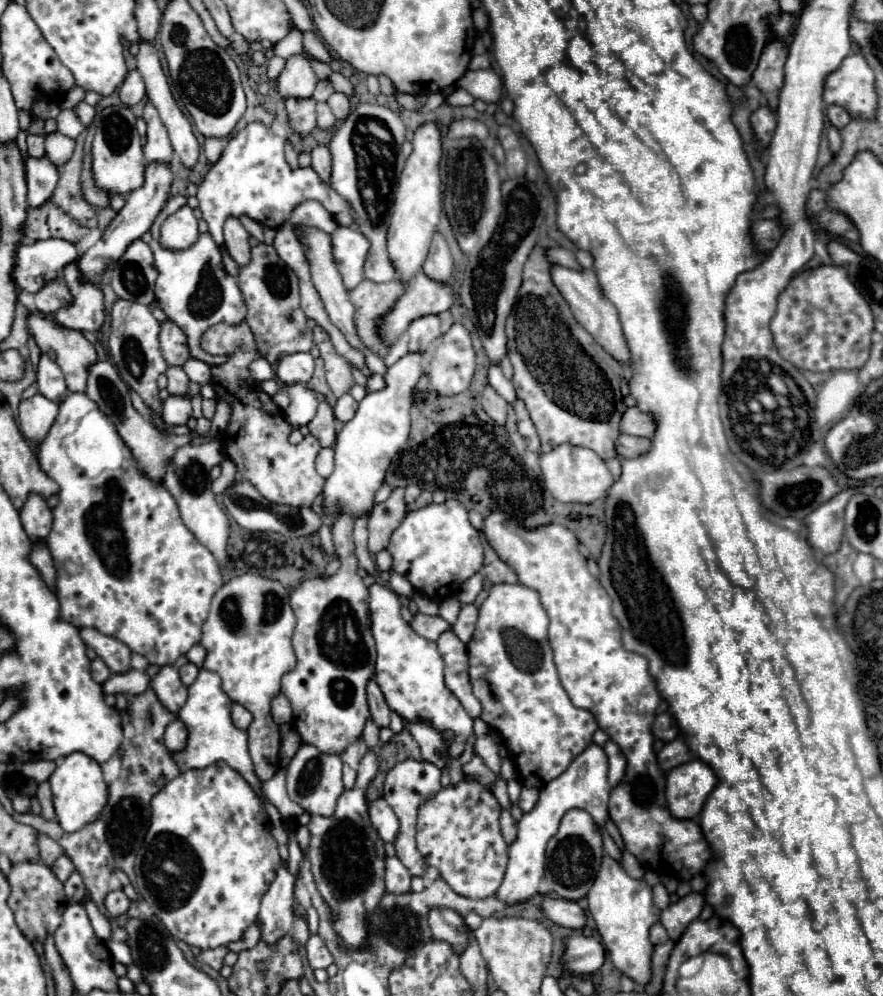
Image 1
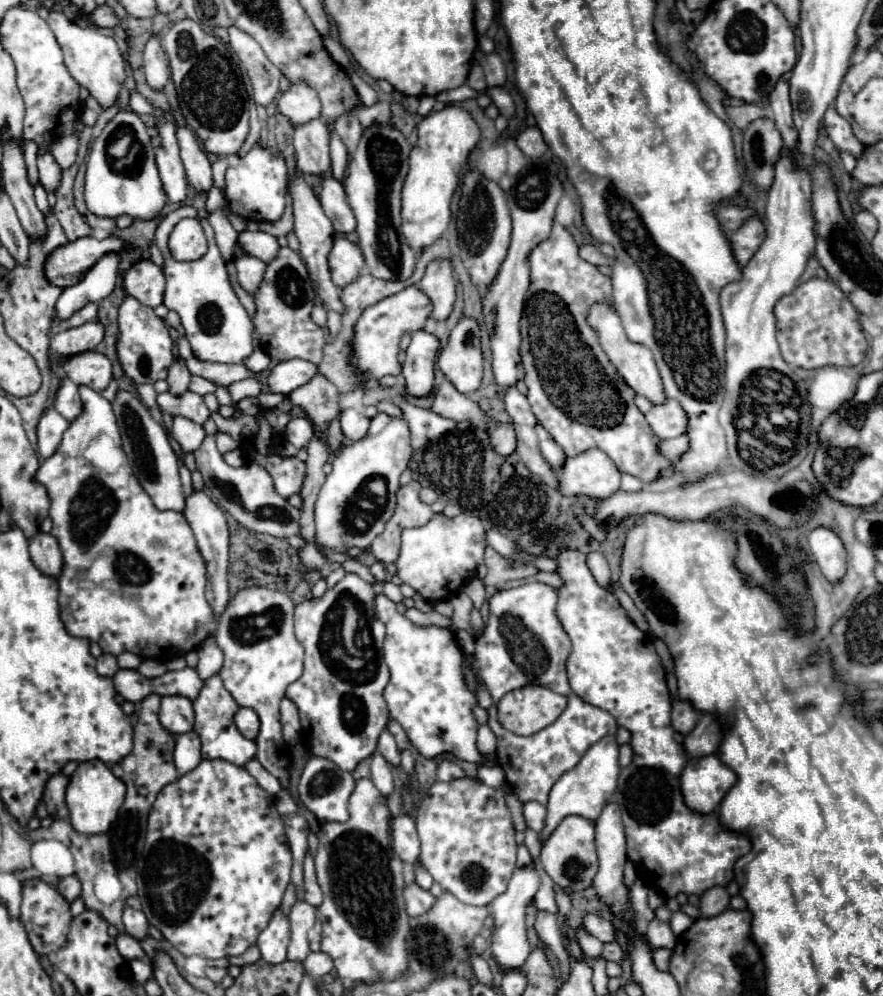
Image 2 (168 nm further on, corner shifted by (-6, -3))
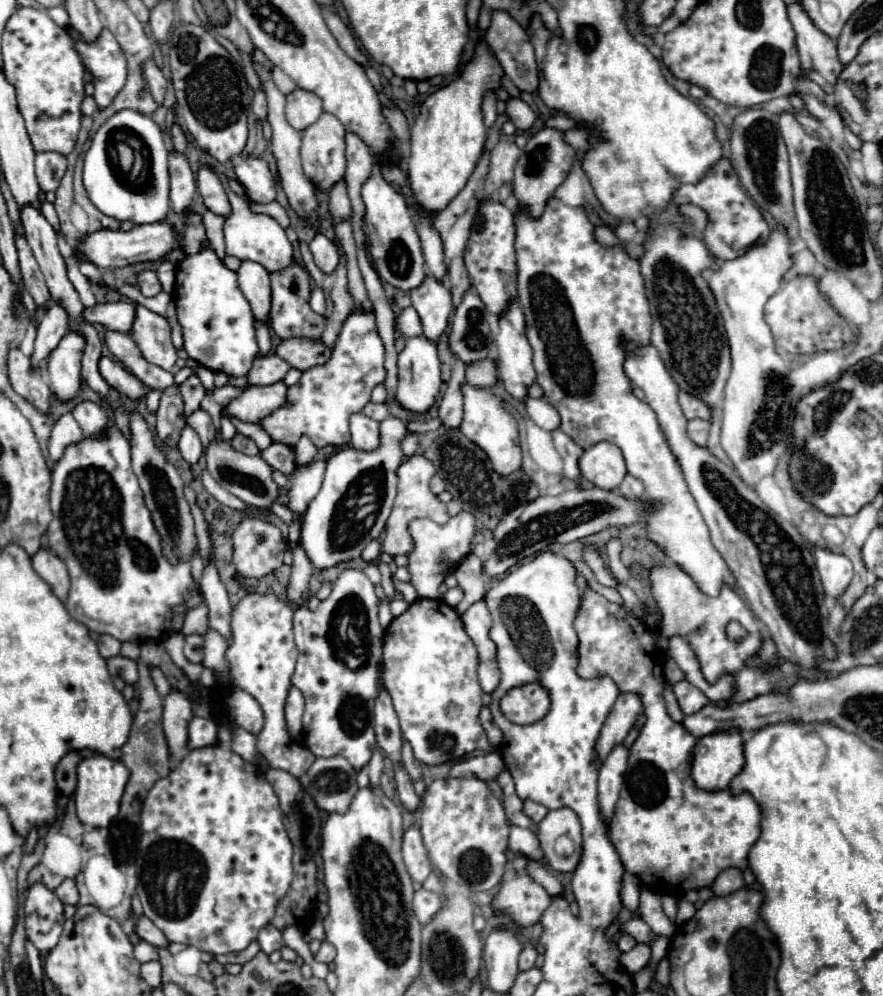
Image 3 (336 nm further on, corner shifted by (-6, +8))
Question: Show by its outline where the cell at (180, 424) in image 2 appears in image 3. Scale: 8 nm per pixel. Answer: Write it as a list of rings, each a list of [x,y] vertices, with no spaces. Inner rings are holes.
[[[185,426],[183,428],[183,434],[179,438],[179,450],[181,450],[181,456],[187,460],[187,462],[197,462],[203,454],[203,444],[199,442],[199,436],[195,434],[195,430],[191,430],[191,426]]]

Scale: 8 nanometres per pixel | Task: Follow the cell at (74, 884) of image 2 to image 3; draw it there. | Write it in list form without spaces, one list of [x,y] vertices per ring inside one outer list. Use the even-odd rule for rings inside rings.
[[[65,878],[57,888],[55,888],[55,894],[59,896],[59,900],[63,904],[77,904],[79,902],[79,892],[77,892],[77,886],[75,886],[75,880],[73,878]]]

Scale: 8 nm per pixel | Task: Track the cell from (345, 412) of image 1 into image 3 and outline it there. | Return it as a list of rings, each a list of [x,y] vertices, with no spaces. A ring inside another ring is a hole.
[[[359,412],[349,418],[349,424],[351,424],[351,446],[359,450],[373,450],[379,446],[379,422]]]

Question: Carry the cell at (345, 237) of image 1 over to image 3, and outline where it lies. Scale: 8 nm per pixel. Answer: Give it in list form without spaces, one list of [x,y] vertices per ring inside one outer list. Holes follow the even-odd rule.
[[[317,234],[317,236],[313,238],[313,242],[309,244],[309,248],[311,248],[313,256],[315,256],[315,264],[317,264],[325,274],[331,274],[331,272],[337,268],[339,260],[341,260],[341,250],[339,250],[339,246],[337,246],[335,240],[329,240],[327,236]]]

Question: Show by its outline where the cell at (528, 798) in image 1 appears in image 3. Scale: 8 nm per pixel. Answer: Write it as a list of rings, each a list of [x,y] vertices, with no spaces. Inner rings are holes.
[[[525,800],[523,810],[525,810],[525,814],[527,814],[535,824],[539,824],[539,822],[547,816],[547,812],[549,812],[543,804],[539,804],[539,802],[531,802],[531,800]]]

